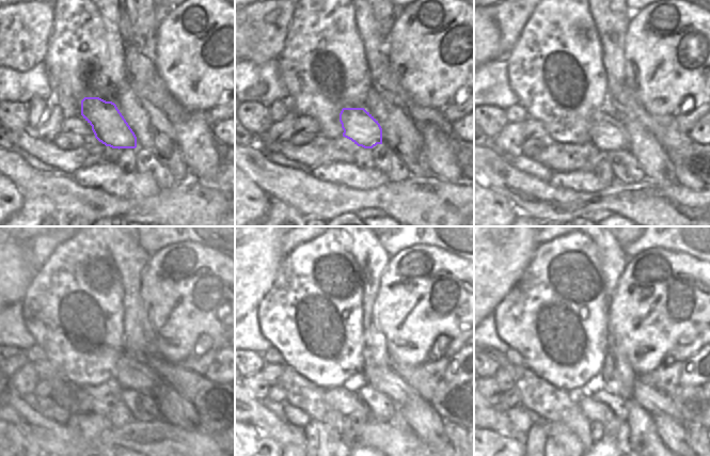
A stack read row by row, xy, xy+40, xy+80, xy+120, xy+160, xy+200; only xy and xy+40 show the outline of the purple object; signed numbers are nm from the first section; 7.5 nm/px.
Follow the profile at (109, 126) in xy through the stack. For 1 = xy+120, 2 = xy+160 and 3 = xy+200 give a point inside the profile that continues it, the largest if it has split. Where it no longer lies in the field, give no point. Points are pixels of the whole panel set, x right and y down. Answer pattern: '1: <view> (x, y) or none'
1: xy+120 (138, 375)
2: xy+160 (392, 384)
3: xy+200 (656, 403)

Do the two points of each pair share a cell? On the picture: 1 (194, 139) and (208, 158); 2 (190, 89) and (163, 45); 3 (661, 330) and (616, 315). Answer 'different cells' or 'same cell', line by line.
1: same cell
2: same cell
3: same cell

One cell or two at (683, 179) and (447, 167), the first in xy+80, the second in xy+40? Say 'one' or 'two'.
one

